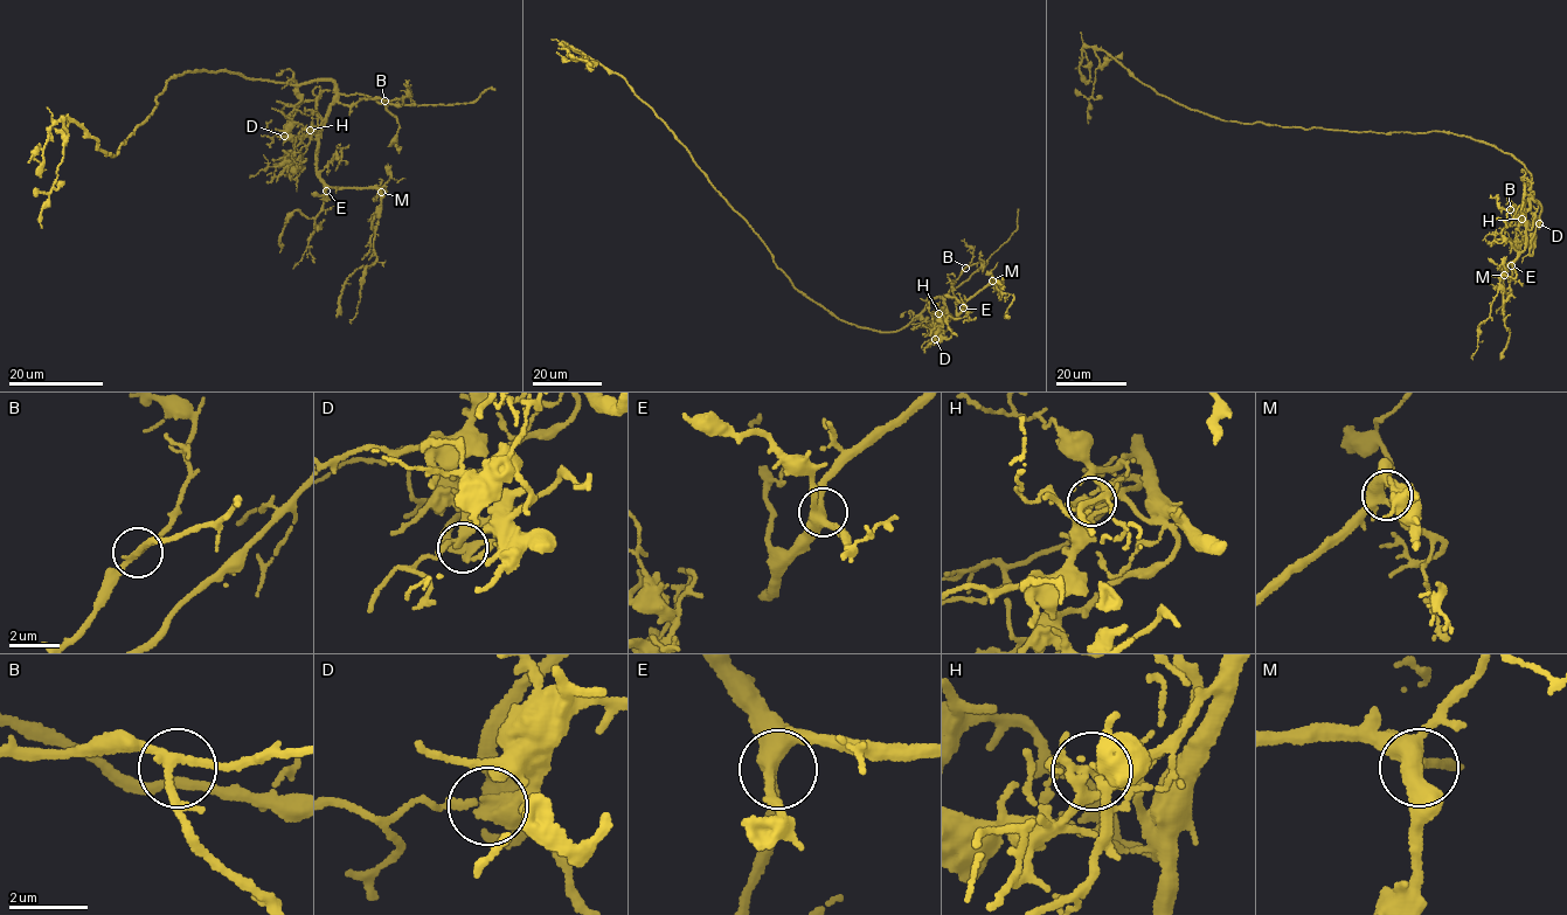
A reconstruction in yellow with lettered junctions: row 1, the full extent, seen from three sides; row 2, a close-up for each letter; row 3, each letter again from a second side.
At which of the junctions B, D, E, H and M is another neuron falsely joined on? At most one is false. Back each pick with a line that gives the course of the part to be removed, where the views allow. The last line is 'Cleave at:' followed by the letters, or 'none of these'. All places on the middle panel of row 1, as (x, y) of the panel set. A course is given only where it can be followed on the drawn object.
H: foreign part runs (938, 312), (950, 320), (934, 332), (937, 334), (948, 328), (952, 332), (947, 339), (938, 330), (926, 353)
Cleave at: H

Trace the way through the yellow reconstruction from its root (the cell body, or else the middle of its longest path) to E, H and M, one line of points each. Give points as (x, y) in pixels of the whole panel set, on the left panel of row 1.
E: (161, 92), (171, 78), (198, 69), (295, 84), (300, 99), (295, 108), (321, 118), (317, 165), (326, 191)
H: (161, 92), (171, 78), (198, 69), (288, 83), (300, 99), (295, 108), (321, 118), (310, 130)
M: (161, 92), (171, 78), (198, 69), (295, 84), (295, 108), (321, 118), (321, 180), (381, 192)

